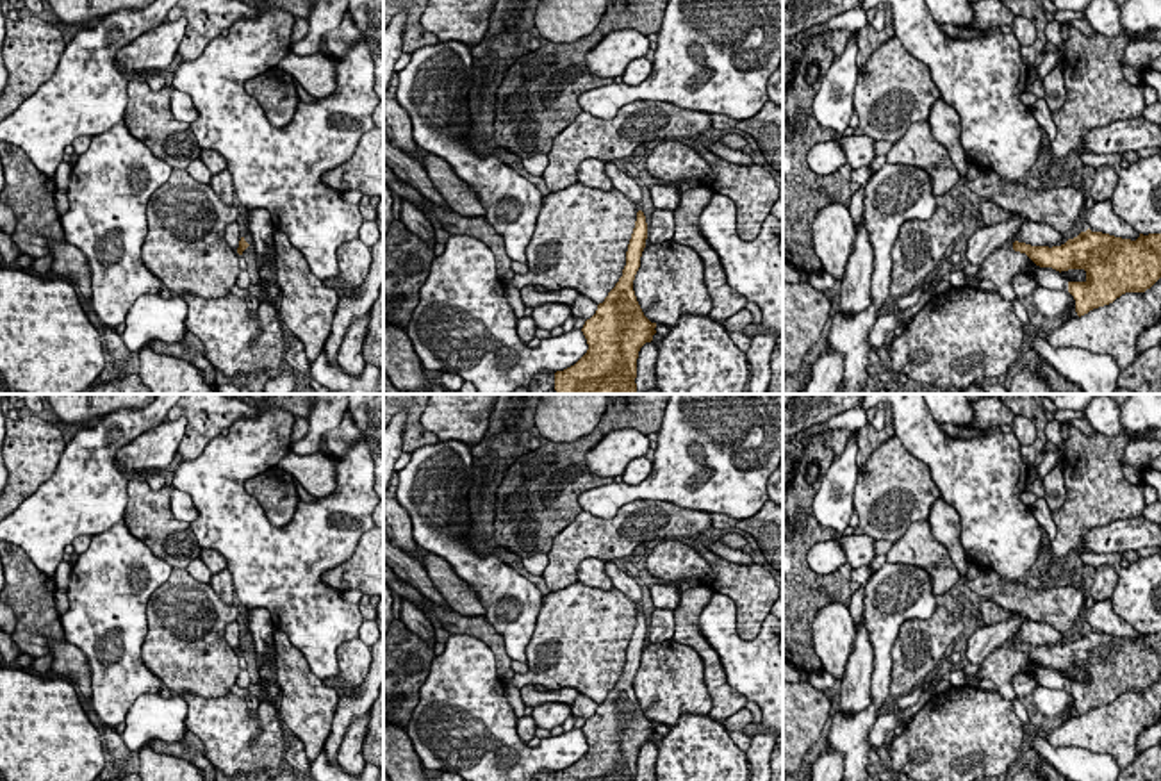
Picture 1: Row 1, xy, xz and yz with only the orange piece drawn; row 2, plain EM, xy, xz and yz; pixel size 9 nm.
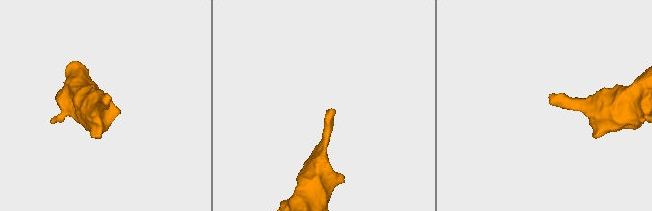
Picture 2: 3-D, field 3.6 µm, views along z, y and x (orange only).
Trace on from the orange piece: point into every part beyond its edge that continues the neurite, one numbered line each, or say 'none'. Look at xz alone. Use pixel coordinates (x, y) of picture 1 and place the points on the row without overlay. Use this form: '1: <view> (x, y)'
none

